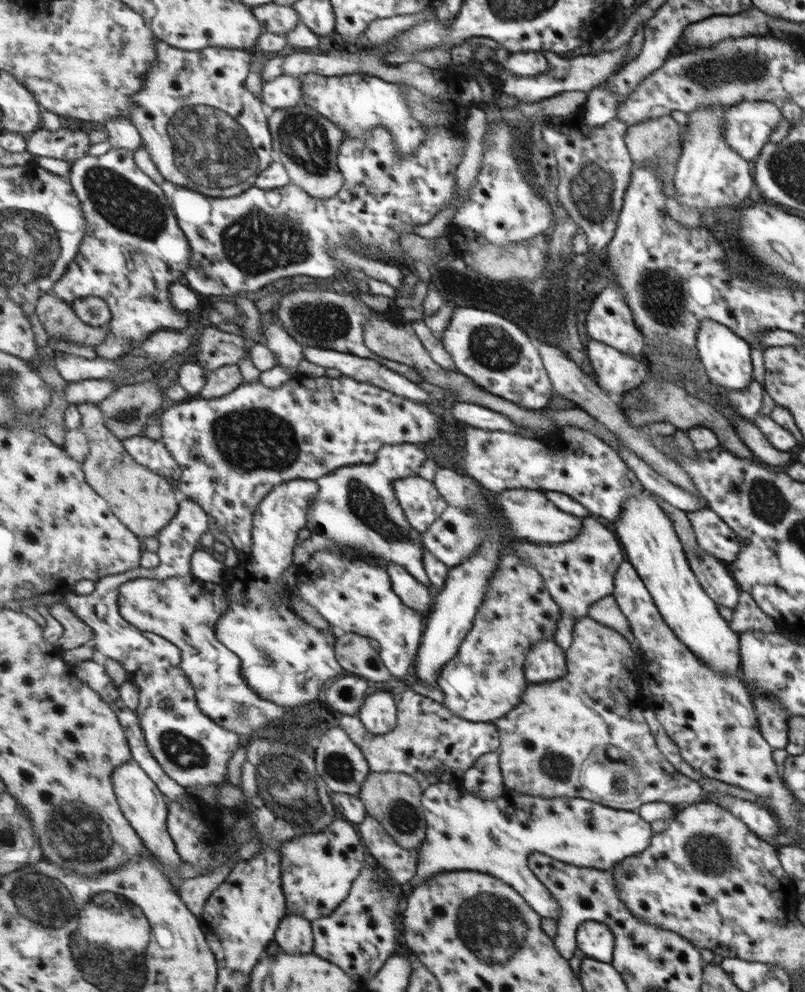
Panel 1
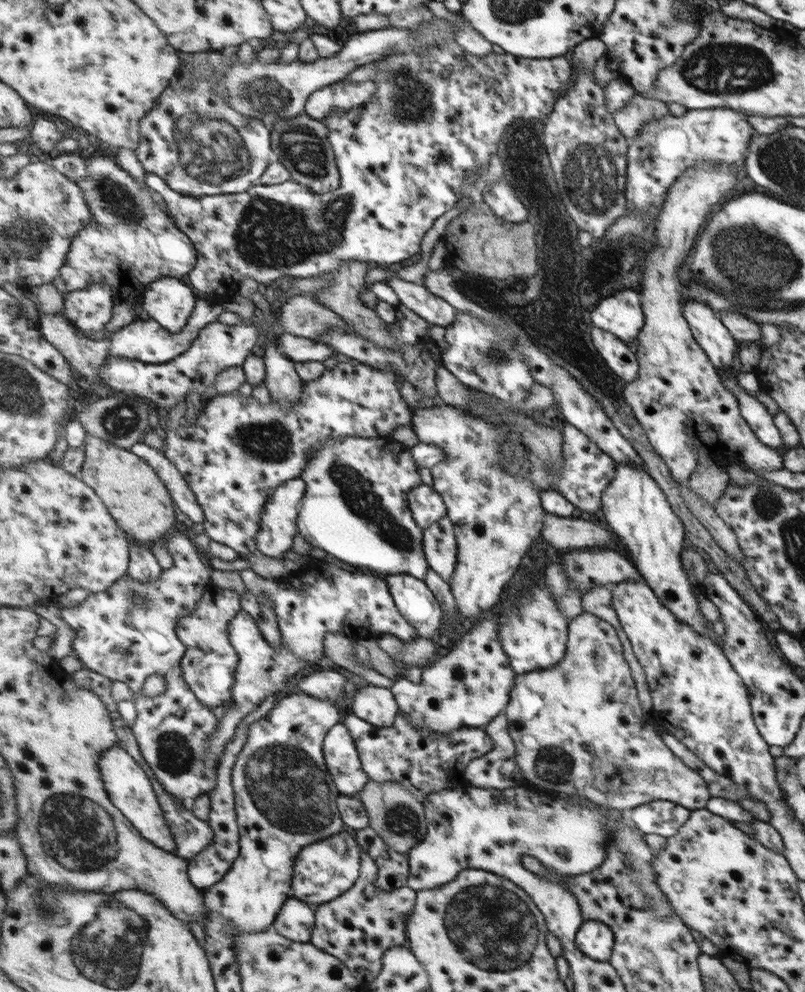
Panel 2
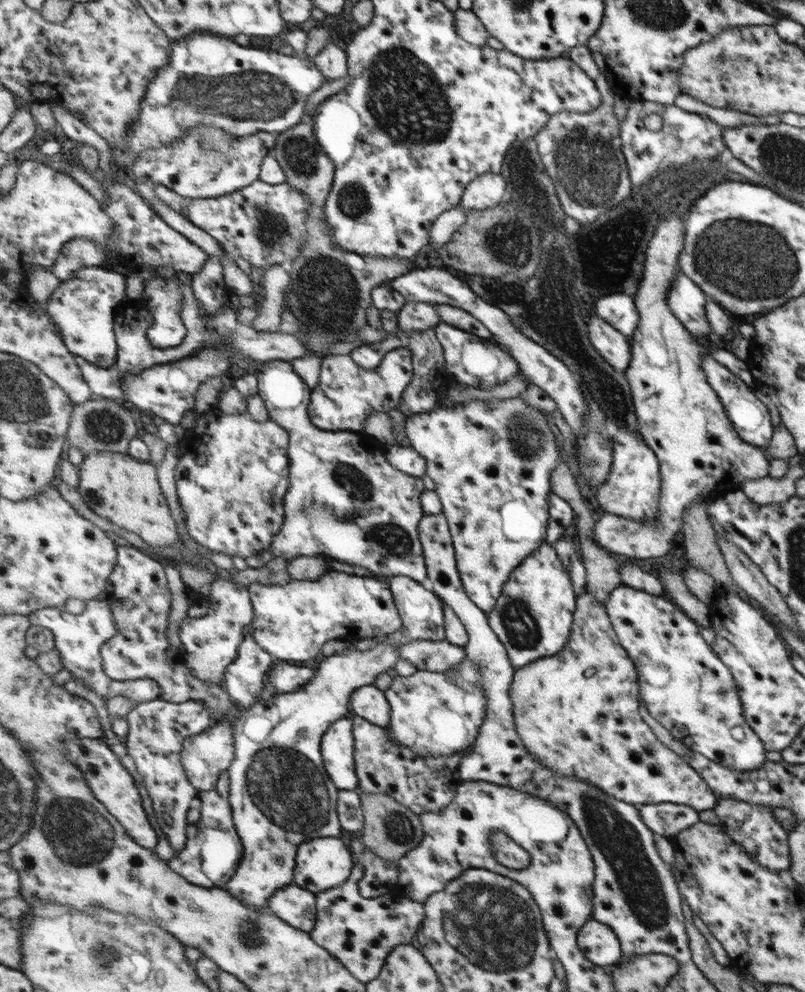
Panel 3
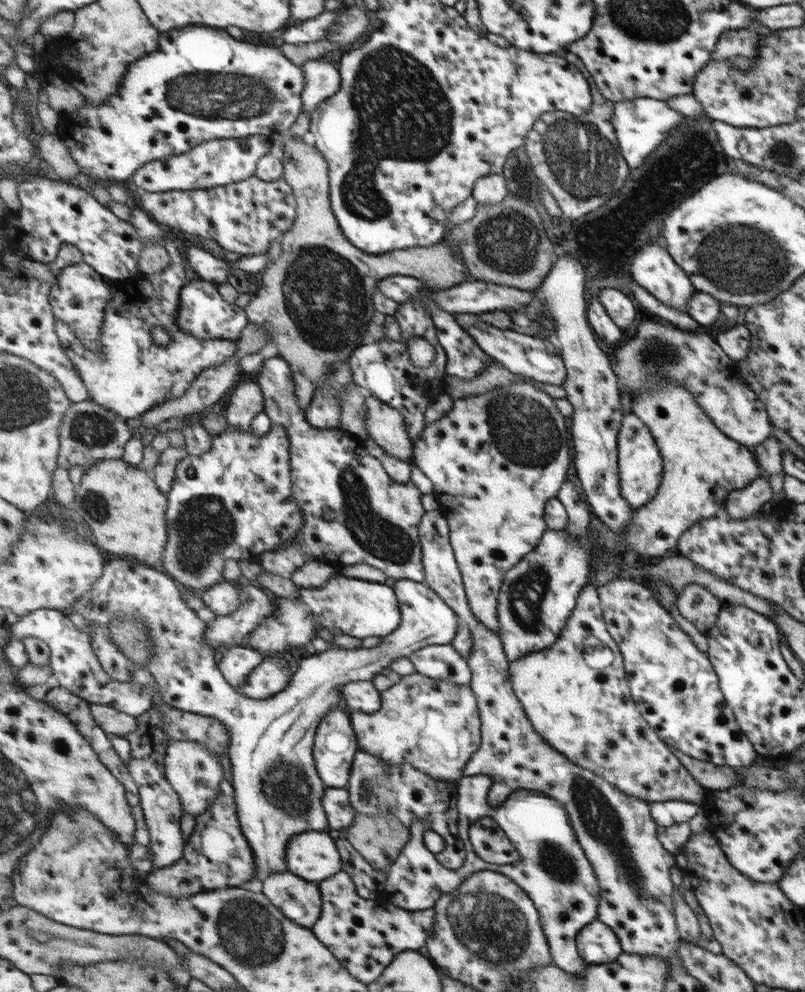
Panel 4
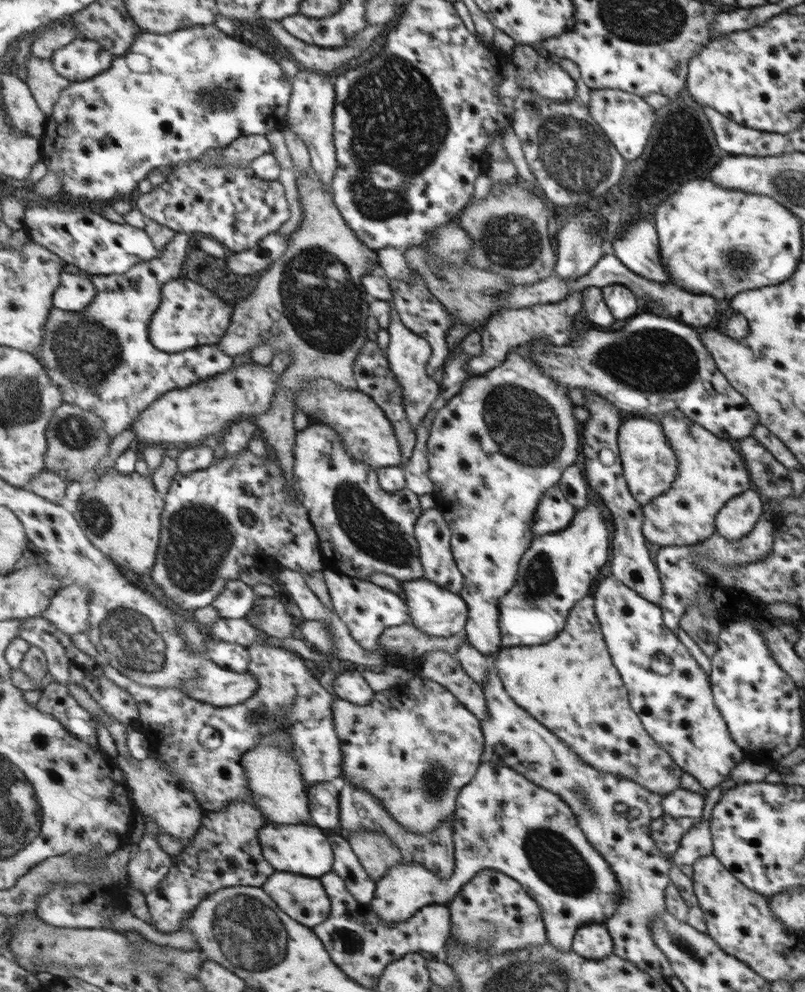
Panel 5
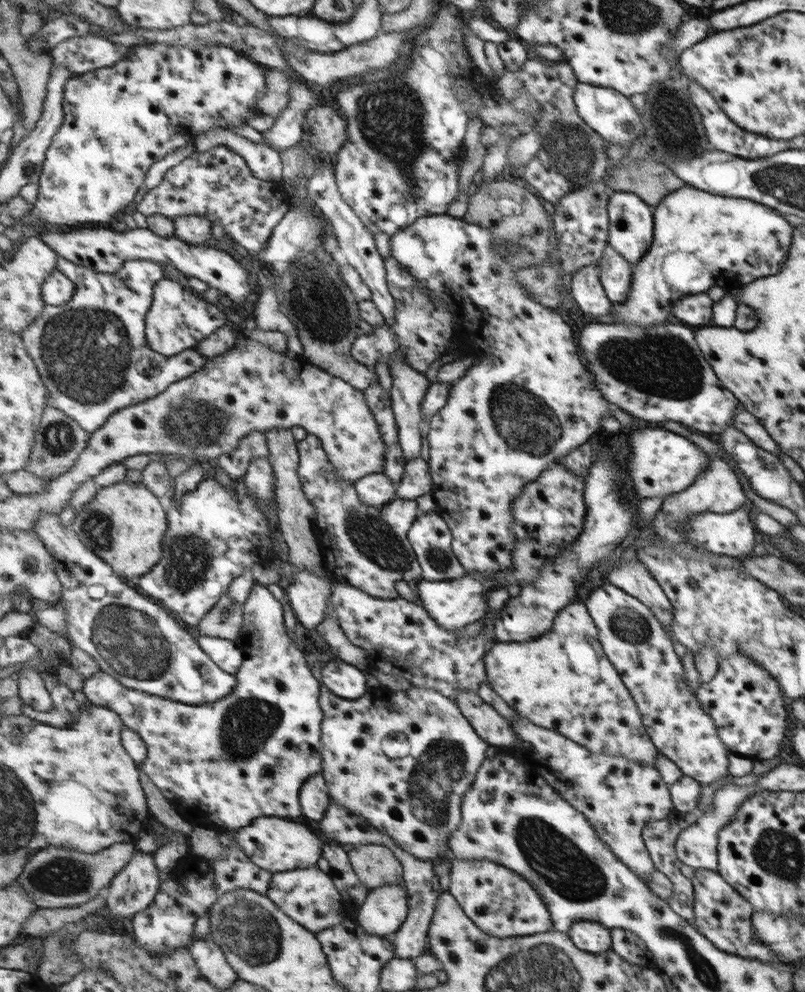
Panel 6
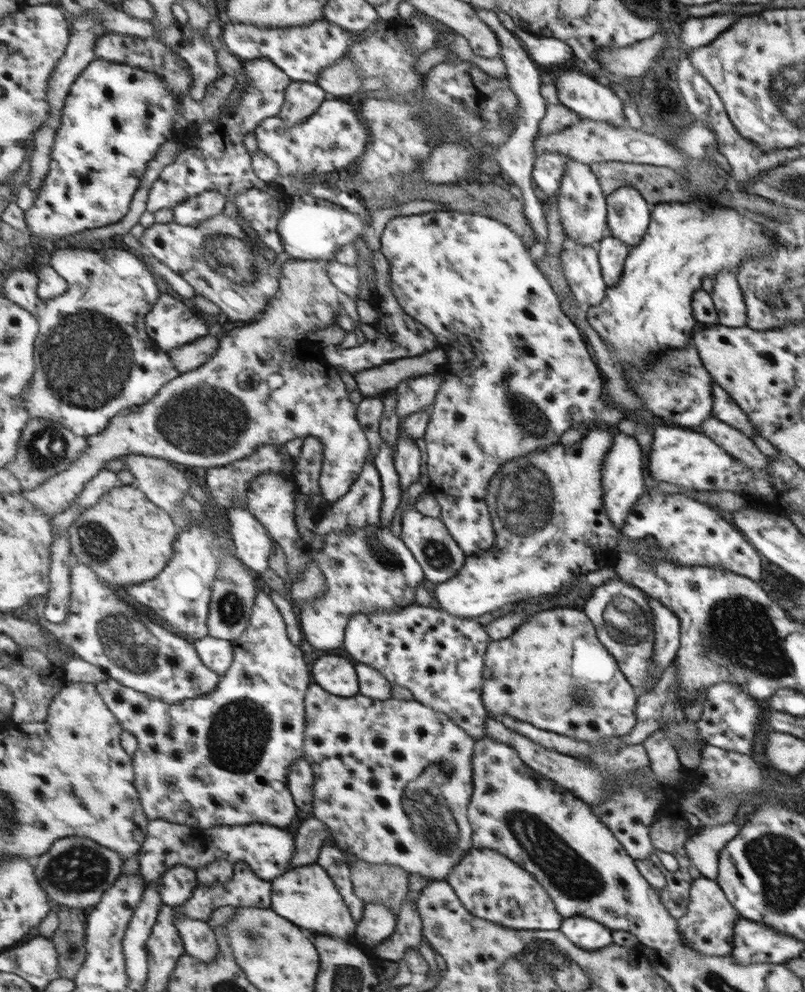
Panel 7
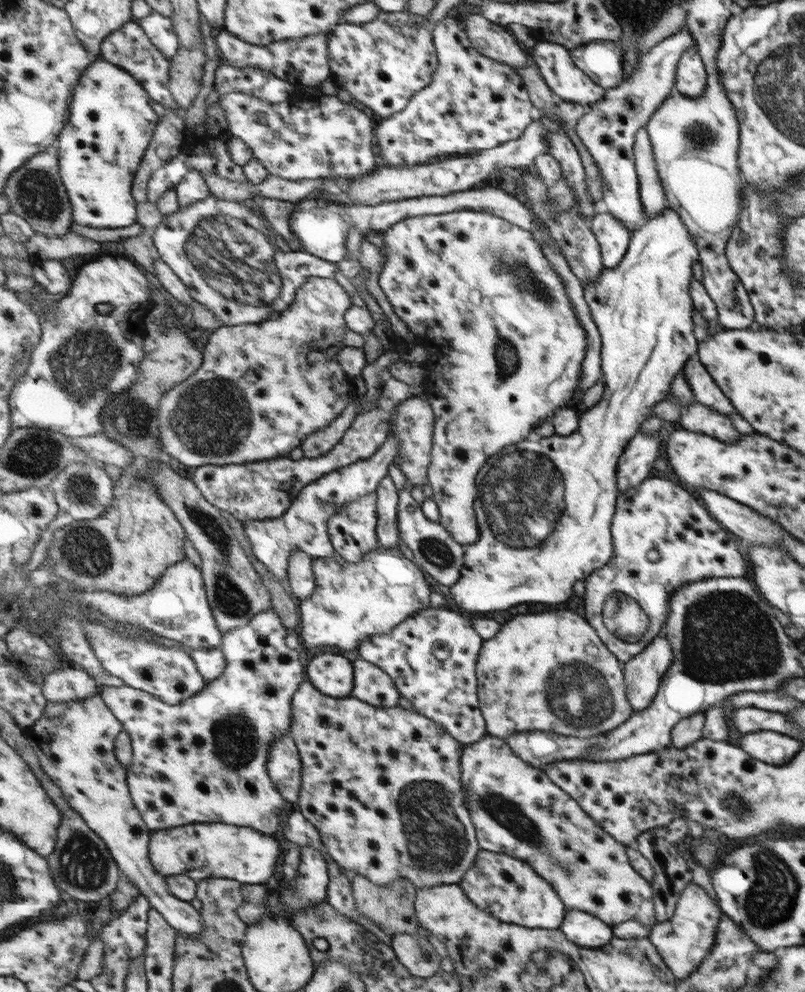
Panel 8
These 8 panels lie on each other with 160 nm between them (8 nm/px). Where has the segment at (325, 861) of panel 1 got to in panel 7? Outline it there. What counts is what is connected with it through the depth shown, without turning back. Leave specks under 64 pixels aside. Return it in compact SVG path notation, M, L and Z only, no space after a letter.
M155 819L148 822L148 835L140 850L139 860L145 882L150 885L177 864L199 870L210 862L225 859L233 864L247 863L261 880L273 882L293 868L296 835L277 825L251 823L241 826L223 824L209 829L194 828L173 821Z

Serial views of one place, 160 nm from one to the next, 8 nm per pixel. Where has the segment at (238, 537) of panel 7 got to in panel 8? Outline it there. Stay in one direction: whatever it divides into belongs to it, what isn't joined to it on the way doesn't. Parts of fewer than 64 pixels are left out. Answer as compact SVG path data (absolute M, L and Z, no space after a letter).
M391 435L371 459L331 472L305 486L283 516L265 520L247 519L242 522L255 556L281 580L288 578L288 558L294 550L303 549L315 560L331 558L335 550L328 529L330 518L346 502L375 493L381 481L387 478L389 466L394 462L398 452L399 440Z

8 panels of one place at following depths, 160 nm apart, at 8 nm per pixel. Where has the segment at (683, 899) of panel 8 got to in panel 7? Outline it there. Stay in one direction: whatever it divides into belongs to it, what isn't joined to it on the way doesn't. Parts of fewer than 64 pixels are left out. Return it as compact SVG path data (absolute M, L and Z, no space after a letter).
M700 877L693 881L691 891L689 891L689 903L685 915L676 921L682 934L683 944L703 956L711 957L726 956L732 952L734 926L737 920L739 920L739 914L725 898L717 880Z

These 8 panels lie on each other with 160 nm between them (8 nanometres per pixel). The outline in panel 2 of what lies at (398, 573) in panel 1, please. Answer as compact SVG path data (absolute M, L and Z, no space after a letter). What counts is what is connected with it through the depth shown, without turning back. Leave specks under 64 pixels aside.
M388 575L391 594L401 614L428 639L439 639L444 622L444 610L436 593L416 576Z

